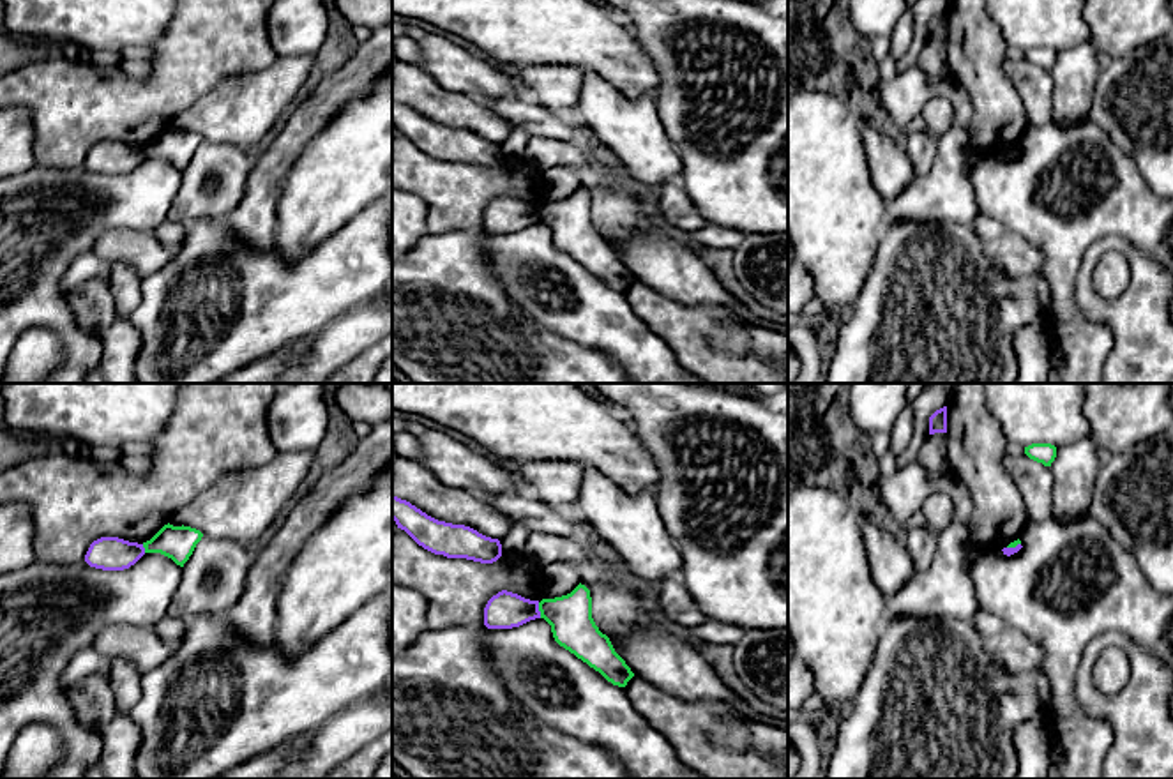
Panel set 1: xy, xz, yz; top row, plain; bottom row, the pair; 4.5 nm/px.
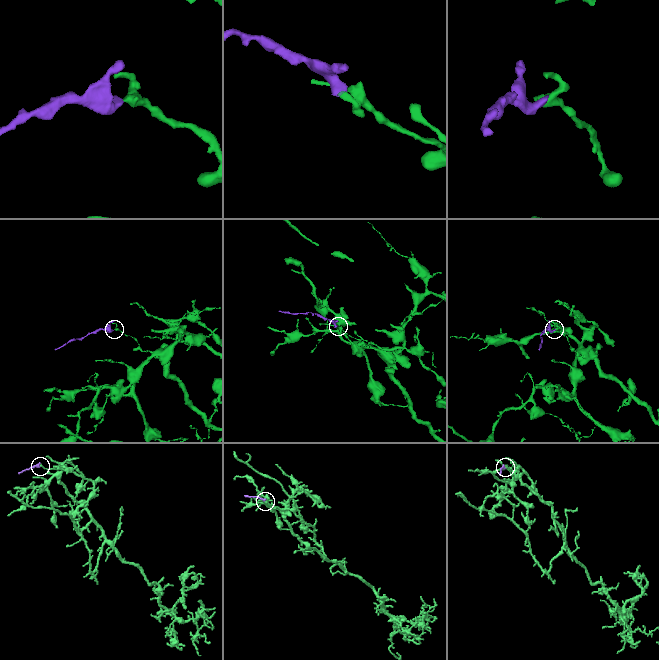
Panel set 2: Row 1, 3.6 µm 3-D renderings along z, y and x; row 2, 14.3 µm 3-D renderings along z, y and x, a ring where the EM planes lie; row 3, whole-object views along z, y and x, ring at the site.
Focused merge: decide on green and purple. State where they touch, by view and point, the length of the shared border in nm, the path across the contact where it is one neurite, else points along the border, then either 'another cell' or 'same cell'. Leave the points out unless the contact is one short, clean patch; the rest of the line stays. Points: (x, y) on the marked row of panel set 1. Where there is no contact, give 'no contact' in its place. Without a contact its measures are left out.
meets green in xz at (539, 610); contact 70 nm long; border along xz (537, 603), (541, 617); another cell

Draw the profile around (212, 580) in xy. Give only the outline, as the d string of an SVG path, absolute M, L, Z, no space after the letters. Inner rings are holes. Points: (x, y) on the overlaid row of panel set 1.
M203 535L182 567L168 616L224 616L240 599L253 562L247 546Z

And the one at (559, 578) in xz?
M555 562L541 567L542 599L571 594L579 585L578 569L572 563Z

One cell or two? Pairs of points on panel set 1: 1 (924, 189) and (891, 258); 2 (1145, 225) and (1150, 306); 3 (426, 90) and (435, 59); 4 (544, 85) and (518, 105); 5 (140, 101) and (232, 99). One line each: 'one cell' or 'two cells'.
1: two cells
2: two cells
3: two cells
4: two cells
5: two cells

